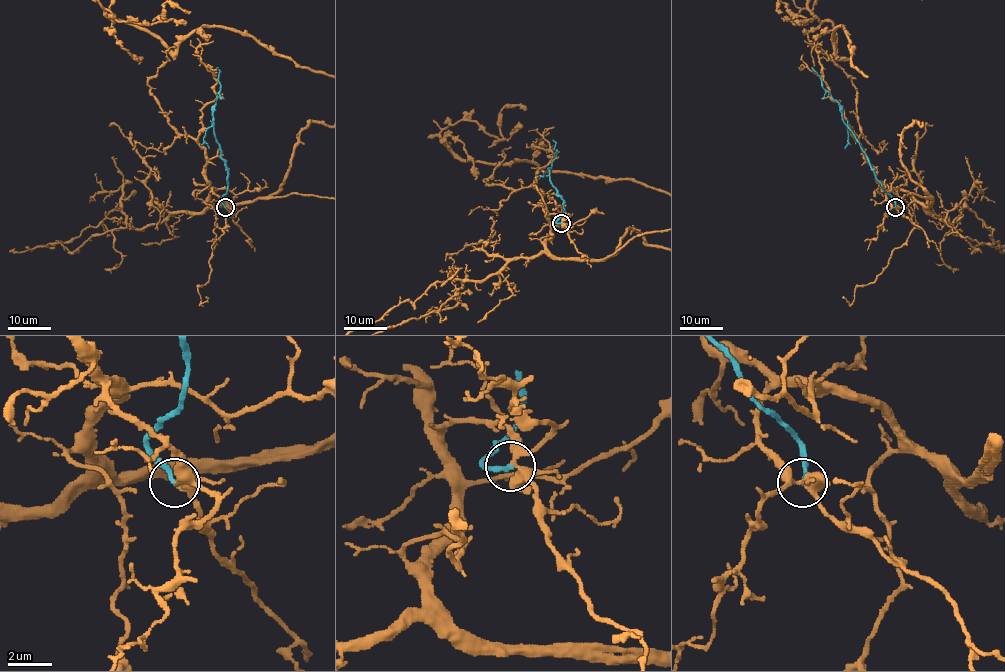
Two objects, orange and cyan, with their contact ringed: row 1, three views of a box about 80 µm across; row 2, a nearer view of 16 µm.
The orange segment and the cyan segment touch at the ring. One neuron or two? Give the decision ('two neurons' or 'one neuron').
two neurons

